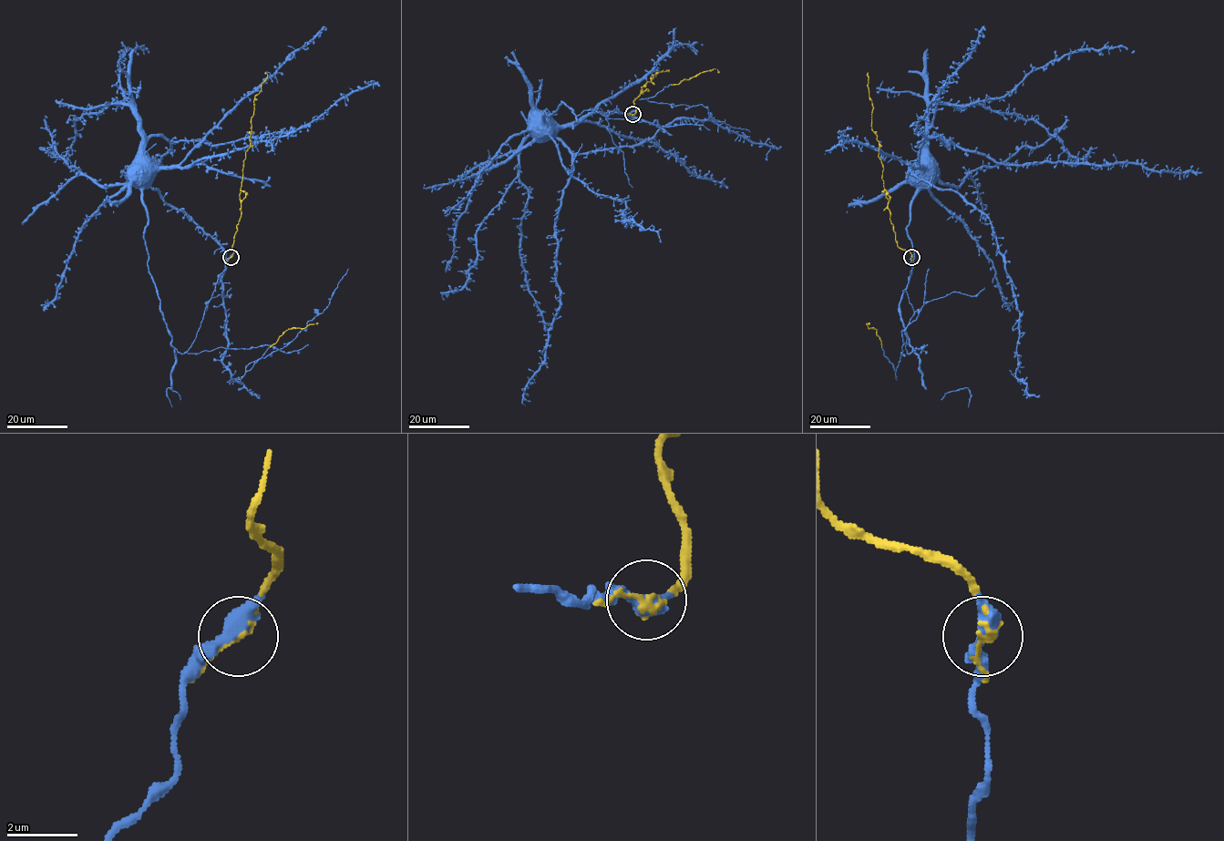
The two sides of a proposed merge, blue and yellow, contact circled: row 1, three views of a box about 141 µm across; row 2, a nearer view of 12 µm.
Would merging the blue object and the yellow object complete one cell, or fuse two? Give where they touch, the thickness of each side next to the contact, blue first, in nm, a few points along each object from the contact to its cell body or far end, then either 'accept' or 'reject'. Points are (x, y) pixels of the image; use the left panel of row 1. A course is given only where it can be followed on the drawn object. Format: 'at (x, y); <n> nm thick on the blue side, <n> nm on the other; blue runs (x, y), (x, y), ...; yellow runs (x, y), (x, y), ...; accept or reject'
at (231, 257); 440 nm thick on the blue side, 100 nm on the other; blue runs (231, 257), (180, 353), (144, 236), (145, 143), (169, 143), (158, 165), (121, 171), (129, 168); yellow runs (231, 257), (240, 220), (242, 165), (250, 143), (251, 117), (254, 100), (267, 77), (264, 72); accept

